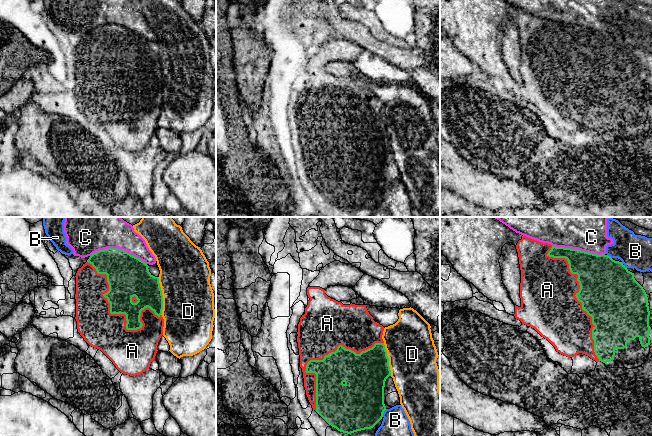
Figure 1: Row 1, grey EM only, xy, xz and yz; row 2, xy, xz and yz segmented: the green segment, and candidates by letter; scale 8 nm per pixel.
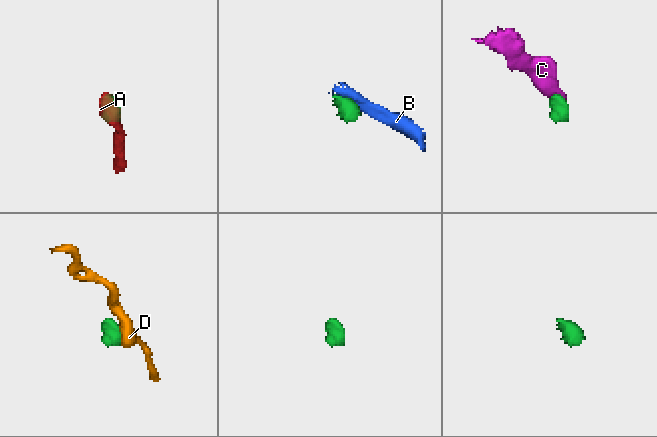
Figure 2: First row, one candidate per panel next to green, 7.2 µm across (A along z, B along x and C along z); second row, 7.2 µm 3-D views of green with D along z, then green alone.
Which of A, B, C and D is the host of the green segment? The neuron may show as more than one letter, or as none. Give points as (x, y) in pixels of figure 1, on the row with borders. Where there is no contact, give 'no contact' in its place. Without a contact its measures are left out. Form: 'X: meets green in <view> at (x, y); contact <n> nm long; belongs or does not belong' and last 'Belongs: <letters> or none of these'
A: meets green in xy at (120, 313); contact 750 nm long; belongs
B: meets green in xz at (383, 412); contact 70 nm long; does not belong
C: meets green in xy at (117, 248); contact 460 nm long; does not belong
D: meets green in xy at (162, 296); contact 300 nm long; does not belong
Belongs: A

